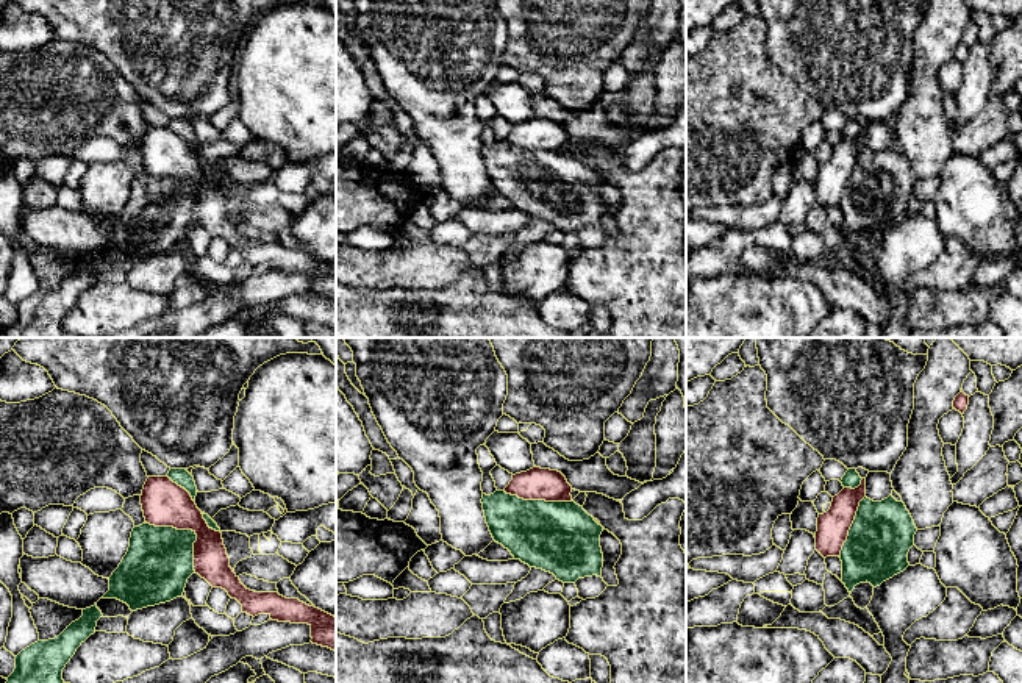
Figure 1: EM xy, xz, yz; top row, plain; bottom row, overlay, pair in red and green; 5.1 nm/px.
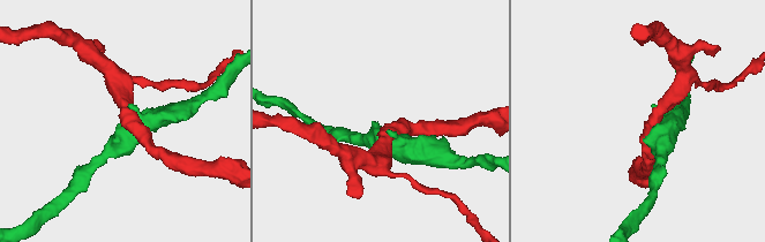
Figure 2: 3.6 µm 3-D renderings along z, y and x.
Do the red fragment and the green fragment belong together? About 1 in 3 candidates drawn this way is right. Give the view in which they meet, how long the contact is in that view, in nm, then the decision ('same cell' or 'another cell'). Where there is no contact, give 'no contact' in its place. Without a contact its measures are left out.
meets red in xy; contact 380 nm long; another cell

